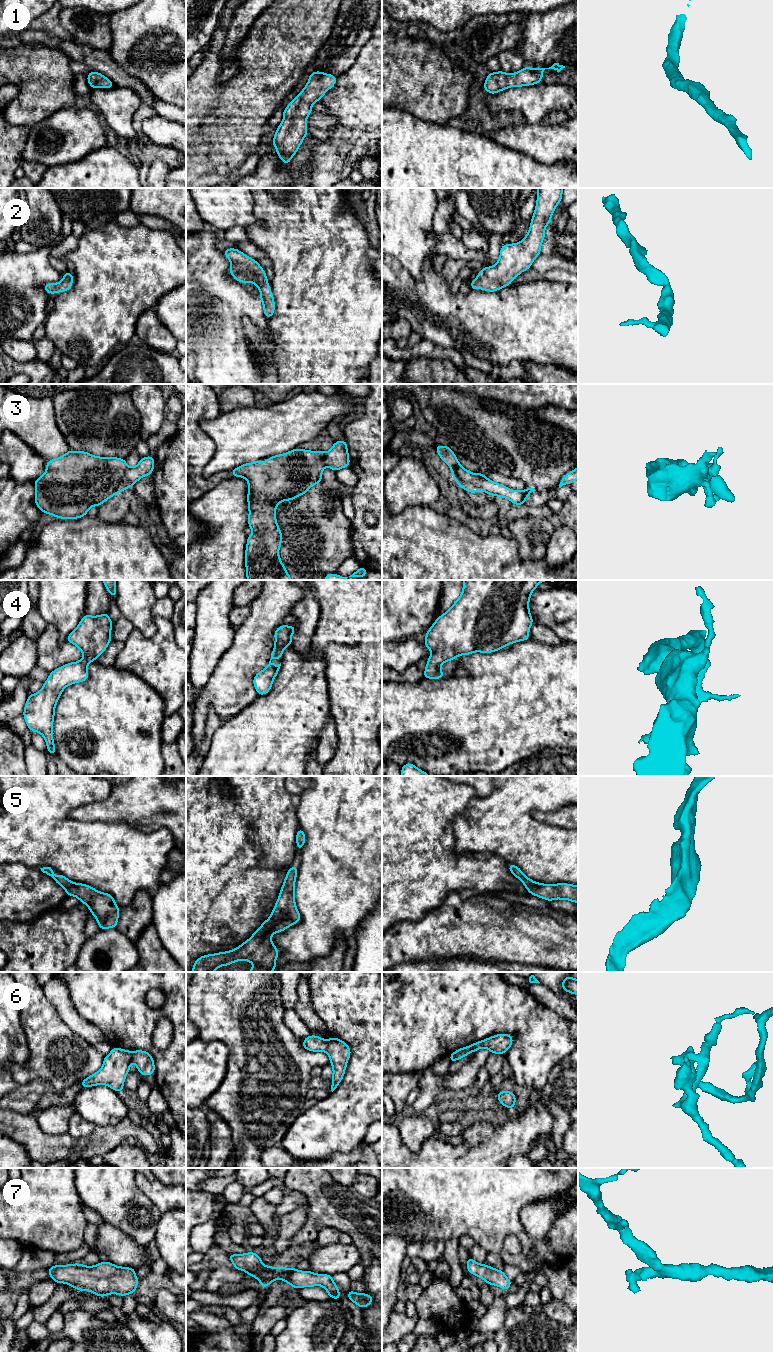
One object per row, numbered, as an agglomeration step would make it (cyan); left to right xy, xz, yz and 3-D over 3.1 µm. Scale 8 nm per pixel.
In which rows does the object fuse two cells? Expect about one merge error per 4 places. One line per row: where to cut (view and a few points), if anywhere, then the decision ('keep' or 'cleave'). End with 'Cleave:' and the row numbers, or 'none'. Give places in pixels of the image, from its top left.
1: cut none; keep
2: cut none; keep
3: cut xy (128, 467), (124, 475), (125, 487); cleave
4: cut none; keep
5: cut none; keep
6: cut xz (327, 1040), (327, 1048), (325, 1050); cleave
7: cut none; keep
Cleave: 3, 6

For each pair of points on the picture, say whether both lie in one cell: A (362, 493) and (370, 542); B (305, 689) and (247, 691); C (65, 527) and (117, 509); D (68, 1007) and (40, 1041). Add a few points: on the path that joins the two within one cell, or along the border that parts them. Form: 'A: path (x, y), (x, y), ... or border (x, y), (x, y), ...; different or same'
A: path (362, 505), (360, 510), (360, 530); same
B: border (258, 696), (240, 712); different
C: border (97, 516), (107, 522), (120, 522); different
D: border (46, 997), (54, 1006), (60, 1018), (76, 1033); different

